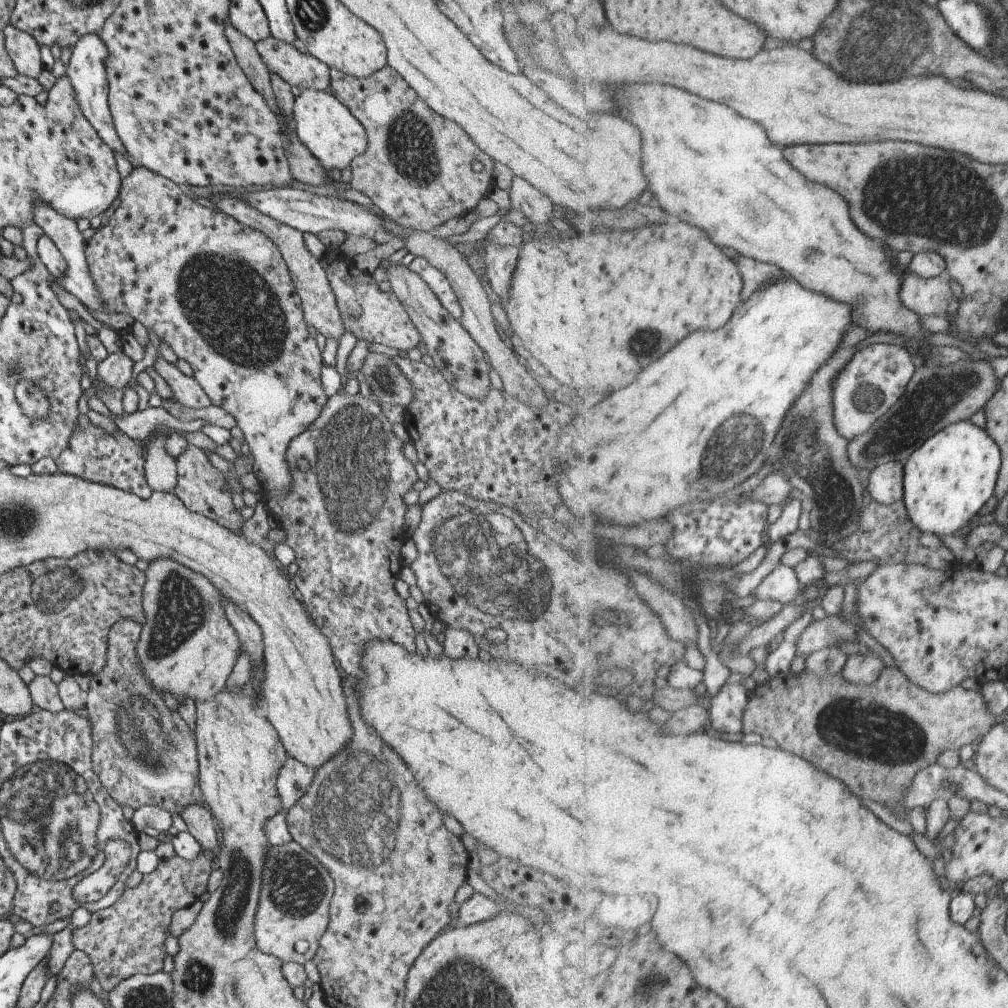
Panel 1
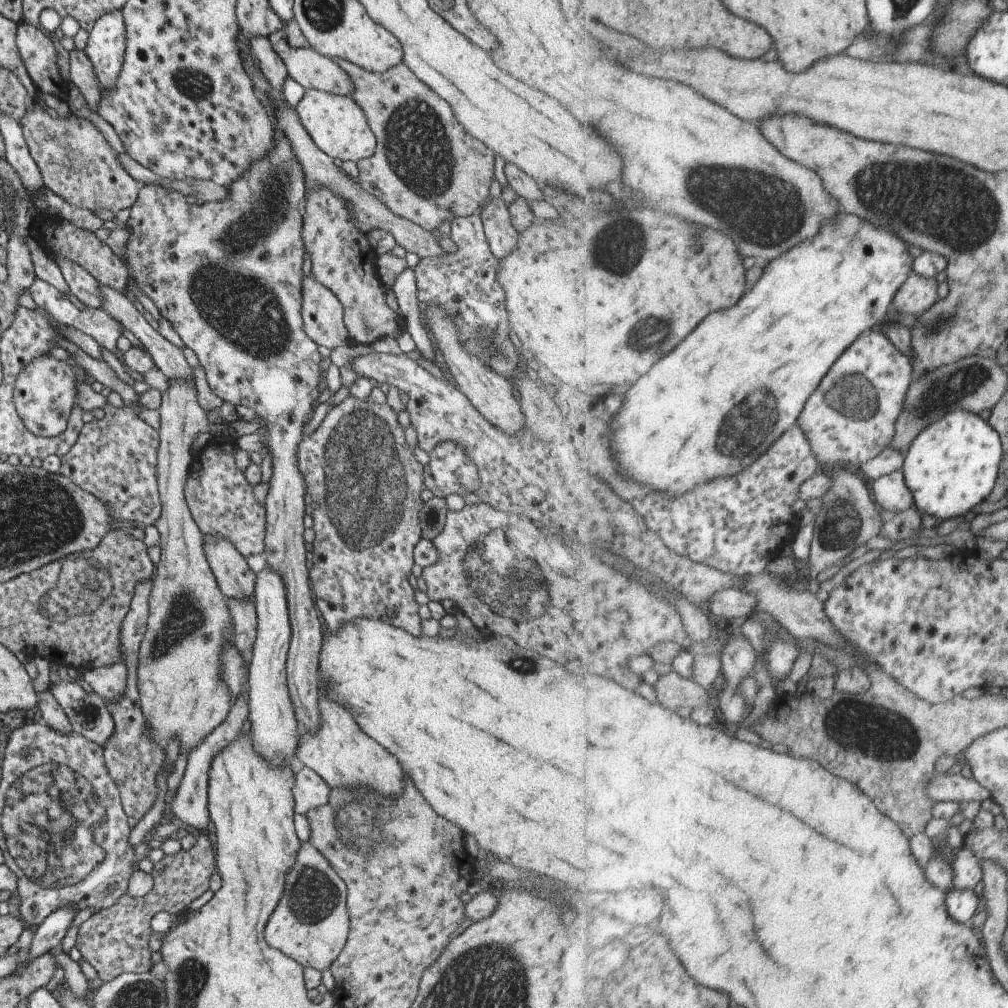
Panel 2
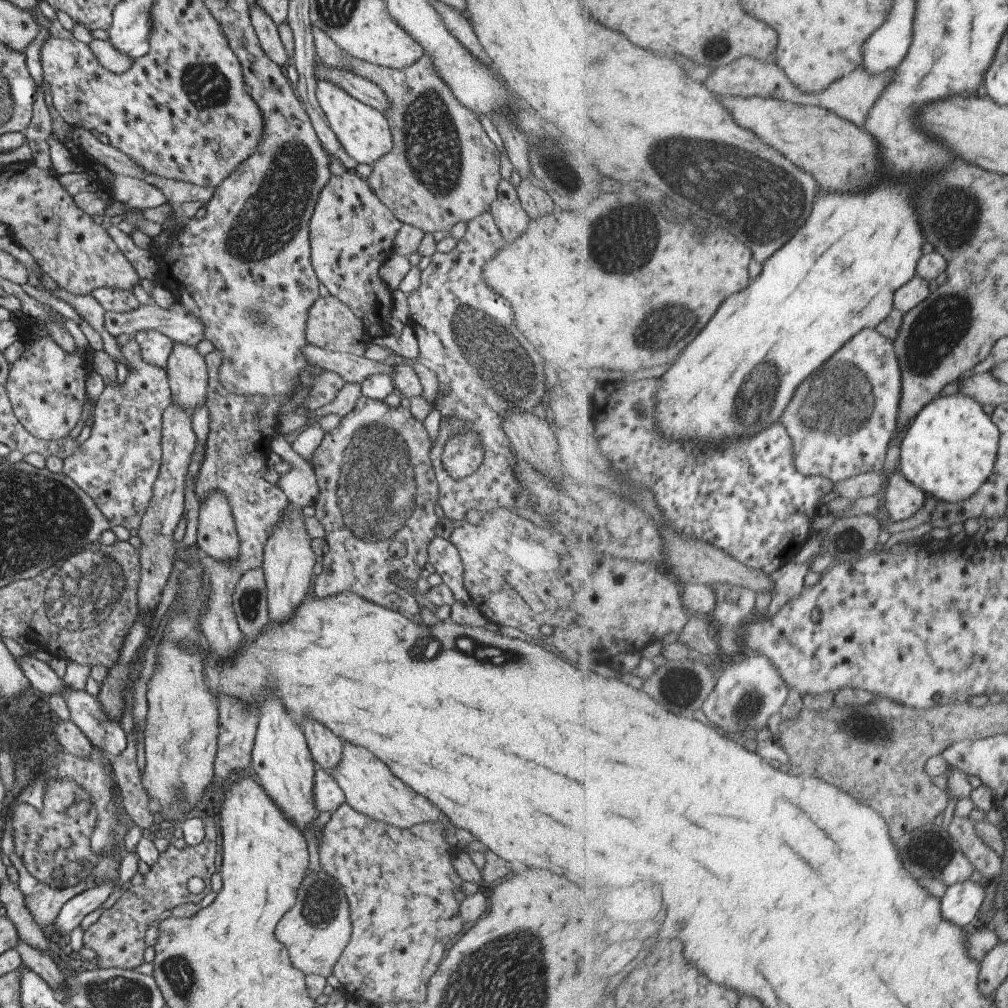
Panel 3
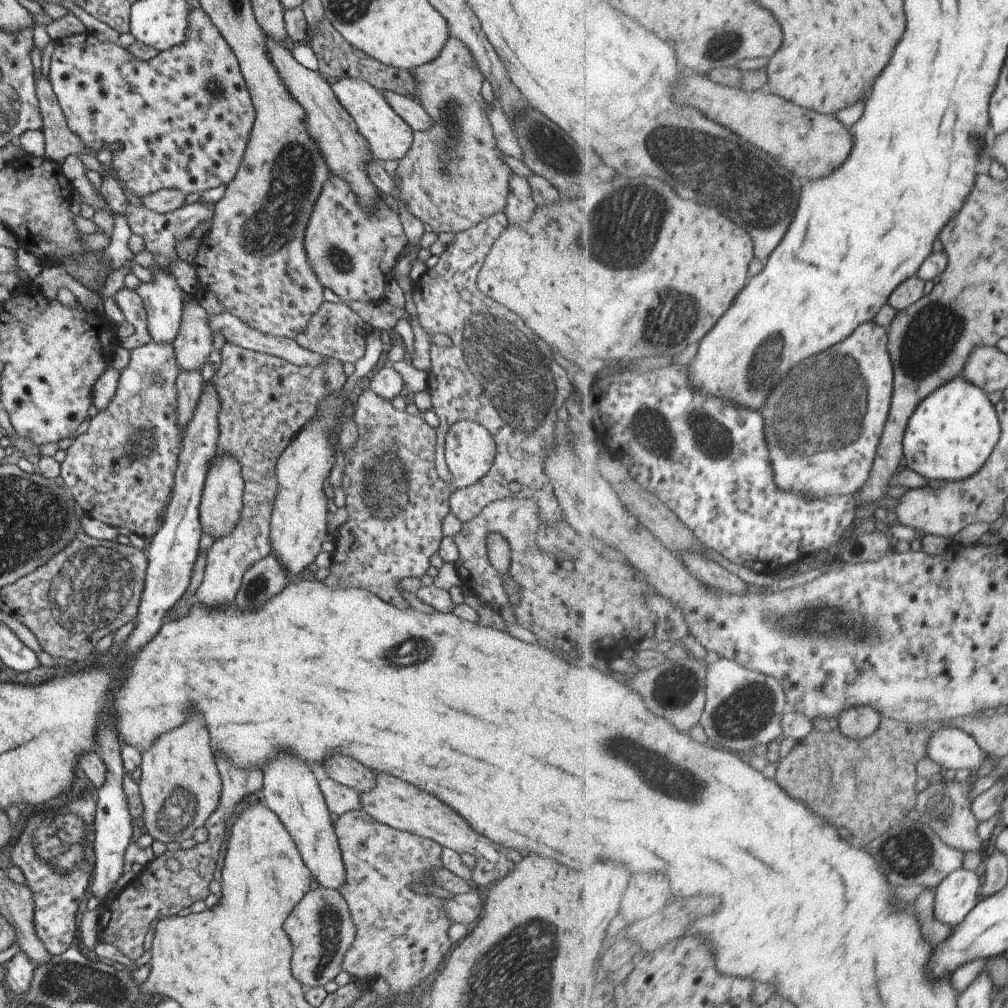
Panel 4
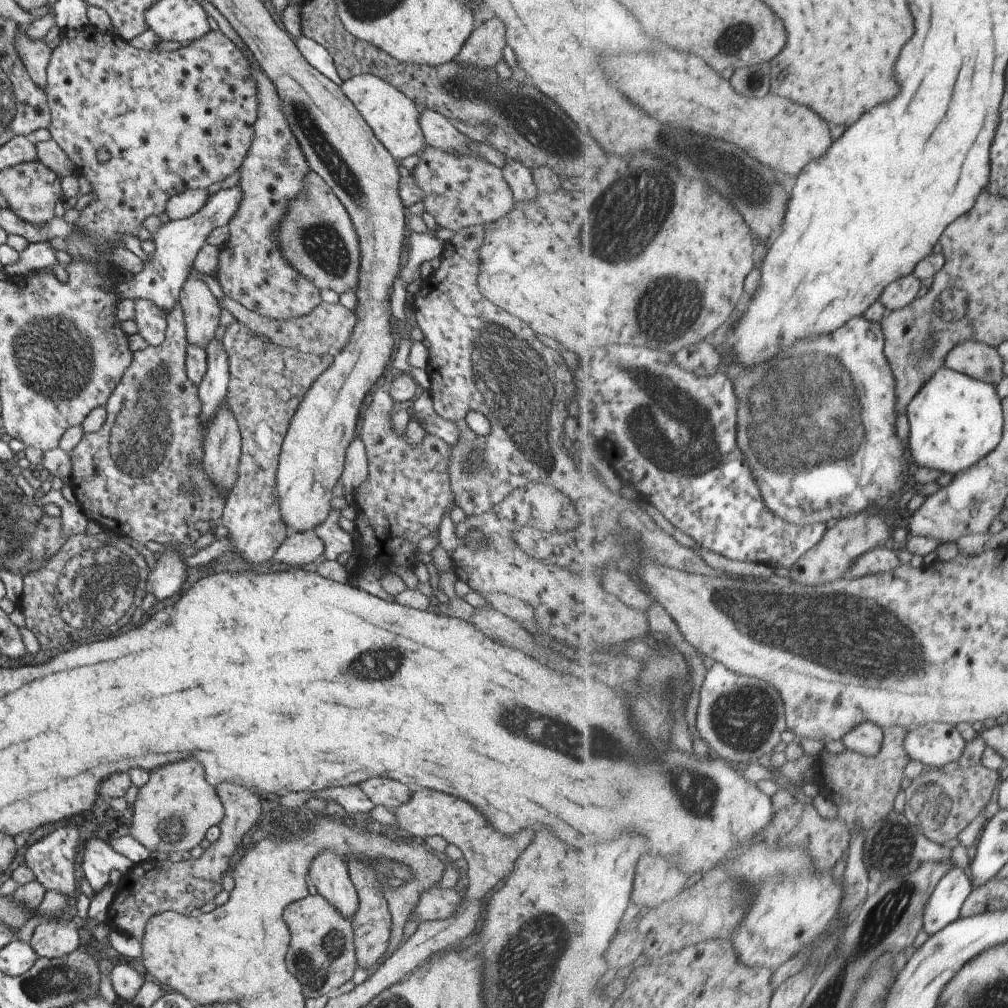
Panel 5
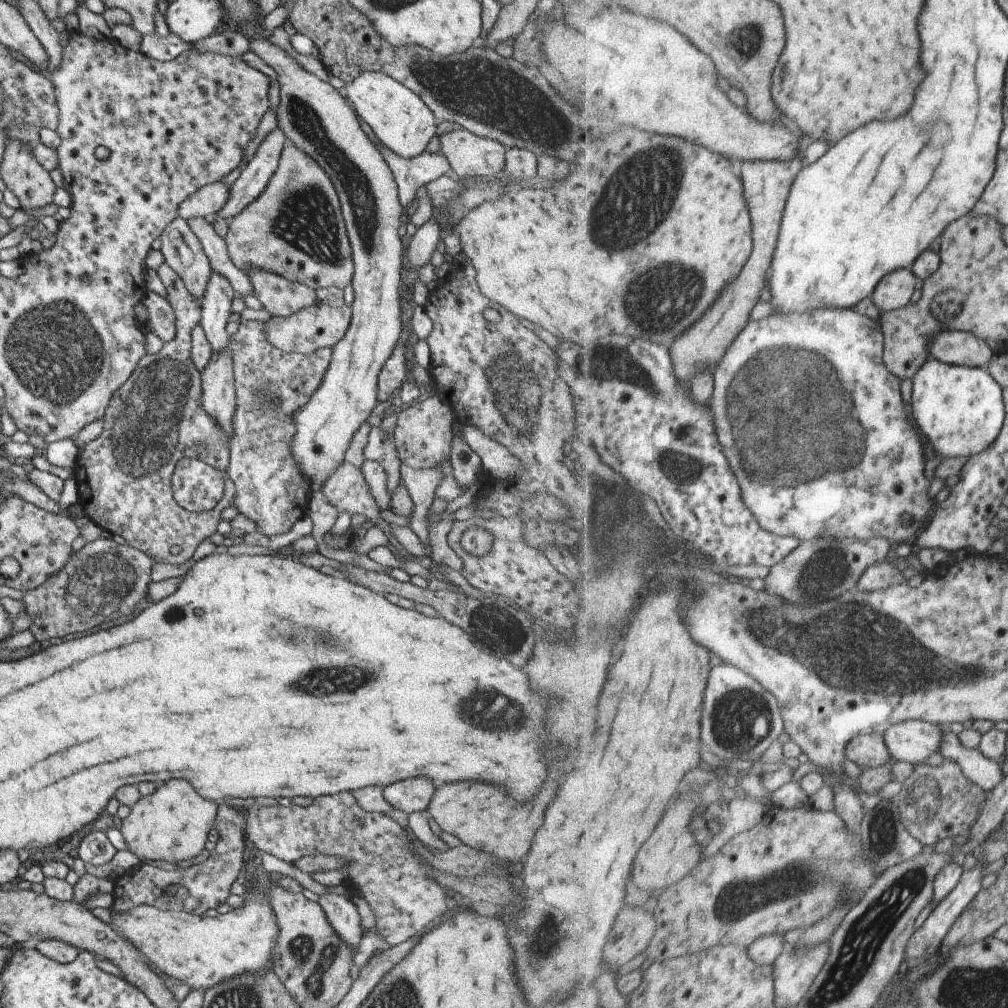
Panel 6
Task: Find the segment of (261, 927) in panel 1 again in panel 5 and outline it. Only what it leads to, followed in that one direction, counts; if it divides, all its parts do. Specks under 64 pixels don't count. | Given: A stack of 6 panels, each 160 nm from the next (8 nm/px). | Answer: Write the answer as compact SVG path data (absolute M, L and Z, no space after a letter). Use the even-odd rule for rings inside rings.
M315 894L287 904L283 920L290 935L285 964L300 983L303 997L319 998L336 993L341 984L351 979L356 968L350 919L341 916L323 896Z

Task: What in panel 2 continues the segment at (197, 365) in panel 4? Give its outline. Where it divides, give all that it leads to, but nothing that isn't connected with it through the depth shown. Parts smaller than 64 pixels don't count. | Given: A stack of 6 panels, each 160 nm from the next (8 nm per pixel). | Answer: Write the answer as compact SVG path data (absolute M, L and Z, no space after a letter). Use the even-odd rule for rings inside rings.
M189 378L169 380L167 388L160 395L159 428L157 431L157 450L155 450L155 484L160 501L159 518L153 527L159 533L159 562L154 566L151 590L147 598L148 616L146 628L137 648L136 684L141 704L141 712L147 722L147 734L152 742L157 742L163 749L169 740L179 740L181 752L191 752L205 740L205 736L225 720L229 712L231 694L221 680L219 668L223 646L232 640L233 620L229 615L226 600L219 592L215 578L205 559L202 542L203 535L191 516L184 500L185 481L189 464L191 442L197 432L211 432L213 426L207 422L207 416L195 400L195 386Z

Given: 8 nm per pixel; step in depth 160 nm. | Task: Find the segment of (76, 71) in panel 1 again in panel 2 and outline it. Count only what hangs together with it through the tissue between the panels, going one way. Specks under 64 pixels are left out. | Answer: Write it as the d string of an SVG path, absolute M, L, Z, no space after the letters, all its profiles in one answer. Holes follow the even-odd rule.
M121 9L107 12L89 30L83 48L89 64L95 72L99 96L113 88L125 54L125 26Z

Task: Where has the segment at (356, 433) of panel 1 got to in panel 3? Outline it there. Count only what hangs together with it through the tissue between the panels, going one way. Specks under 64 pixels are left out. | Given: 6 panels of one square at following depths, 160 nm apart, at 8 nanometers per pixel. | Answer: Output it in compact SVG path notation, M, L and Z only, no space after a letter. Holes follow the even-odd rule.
M360 395L357 398L357 402L355 402L355 406L353 406L353 410L339 420L339 425L328 433L323 434L323 438L314 450L313 455L309 459L303 459L311 467L315 477L315 484L317 484L317 490L319 491L317 500L313 500L313 518L321 524L325 534L324 540L328 546L327 551L322 555L321 572L315 578L315 582L313 582L312 590L317 598L331 598L331 596L351 592L351 594L361 596L362 599L371 604L399 612L403 617L413 620L413 622L421 622L419 619L420 606L415 602L412 596L413 592L408 592L391 582L391 574L396 574L415 584L419 579L419 572L427 563L427 544L435 537L433 528L435 528L438 520L437 516L435 516L435 510L433 510L437 501L437 482L432 463L430 462L430 448L431 440L427 436L422 422L416 422L407 409L400 406L397 406L397 408L388 407L381 400L371 400L371 398L365 398L365 396Z

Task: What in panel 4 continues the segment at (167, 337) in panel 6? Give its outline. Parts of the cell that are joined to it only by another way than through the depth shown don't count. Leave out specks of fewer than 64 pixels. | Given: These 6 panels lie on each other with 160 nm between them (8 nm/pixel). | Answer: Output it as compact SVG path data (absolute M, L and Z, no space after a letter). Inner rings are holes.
M125 287L119 289L113 298L117 306L121 309L124 319L133 326L135 335L123 337L119 340L119 346L126 349L140 347L152 340L146 325L146 310L143 306L141 297Z

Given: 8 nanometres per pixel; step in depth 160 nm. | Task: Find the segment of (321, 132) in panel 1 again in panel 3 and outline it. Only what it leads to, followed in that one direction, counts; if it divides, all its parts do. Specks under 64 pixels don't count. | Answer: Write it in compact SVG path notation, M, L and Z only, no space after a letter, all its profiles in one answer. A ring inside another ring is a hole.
M317 81L314 94L317 106L321 108L322 115L325 116L325 124L337 138L337 144L341 146L341 152L345 152L345 156L349 156L357 164L371 165L393 148L389 124L379 110L361 104L360 101L347 96L341 88L329 82Z

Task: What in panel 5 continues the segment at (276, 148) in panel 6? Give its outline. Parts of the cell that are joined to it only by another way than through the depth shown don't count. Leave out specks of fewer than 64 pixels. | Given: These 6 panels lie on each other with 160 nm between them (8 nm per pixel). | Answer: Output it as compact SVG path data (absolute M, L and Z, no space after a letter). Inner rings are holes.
M231 186L231 188L220 189L215 194L208 196L202 208L199 208L195 214L183 220L167 220L160 222L153 233L151 241L153 242L153 254L147 255L149 261L141 264L141 272L133 275L133 279L128 282L113 282L113 290L124 299L133 299L134 297L144 298L153 302L159 310L165 314L171 312L171 308L178 303L181 286L189 276L189 270L192 267L197 250L204 246L207 234L213 228L227 225L227 220L237 212L237 204L241 198L241 188Z

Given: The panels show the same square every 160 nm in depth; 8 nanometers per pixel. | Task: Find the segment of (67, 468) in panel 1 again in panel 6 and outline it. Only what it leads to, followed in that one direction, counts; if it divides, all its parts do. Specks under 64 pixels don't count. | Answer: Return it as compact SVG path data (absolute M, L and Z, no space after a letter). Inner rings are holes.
M164 262L155 272L166 288L166 300L174 312L174 337L163 343L158 352L142 356L129 378L113 393L102 416L101 433L78 449L73 473L78 494L77 503L80 504L84 516L102 530L121 536L125 544L150 556L153 563L169 562L179 566L193 556L193 551L202 540L216 532L215 526L220 520L221 510L232 504L235 487L231 479L225 479L221 498L208 511L186 511L174 501L170 476L175 463L180 458L193 457L226 472L229 440L216 420L203 410L200 372L190 357L190 332L200 319L200 302L189 294L183 281Z

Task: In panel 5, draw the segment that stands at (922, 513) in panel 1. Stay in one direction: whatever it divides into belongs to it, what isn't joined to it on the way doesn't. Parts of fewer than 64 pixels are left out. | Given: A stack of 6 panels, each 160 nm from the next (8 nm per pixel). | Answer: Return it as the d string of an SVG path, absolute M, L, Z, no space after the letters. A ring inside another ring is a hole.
M943 366L909 403L909 448L918 467L957 474L994 452L1004 439L1004 404L996 386Z

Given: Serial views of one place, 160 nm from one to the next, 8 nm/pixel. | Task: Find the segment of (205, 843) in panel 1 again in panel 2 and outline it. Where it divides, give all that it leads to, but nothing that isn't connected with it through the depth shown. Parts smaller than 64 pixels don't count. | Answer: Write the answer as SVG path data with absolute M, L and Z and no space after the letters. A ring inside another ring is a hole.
M229 598L226 604L227 608L229 608L231 620L233 620L233 646L239 652L243 664L249 664L256 634L254 600L241 602L241 600ZM246 692L239 694L230 705L229 712L225 716L225 720L208 736L205 740L201 740L201 744L197 748L193 748L187 754L187 764L183 777L177 785L177 790L173 792L171 800L169 800L169 808L171 813L177 817L183 824L189 825L195 830L201 831L205 829L210 819L207 812L207 774L209 774L209 762L213 760L213 756L217 756L217 752L221 752L221 748L225 748L227 744L231 744L237 738L237 732L241 731L243 721L246 720L248 707L246 702Z

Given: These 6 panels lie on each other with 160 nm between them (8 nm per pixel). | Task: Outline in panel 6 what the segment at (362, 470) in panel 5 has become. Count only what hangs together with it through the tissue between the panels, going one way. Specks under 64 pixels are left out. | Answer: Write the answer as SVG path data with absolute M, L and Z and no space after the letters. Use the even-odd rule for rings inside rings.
M343 461L326 478L320 491L337 514L363 514L367 519L376 521L379 520L379 512L375 508L376 502L369 489L371 485L368 472L359 472L355 466Z

